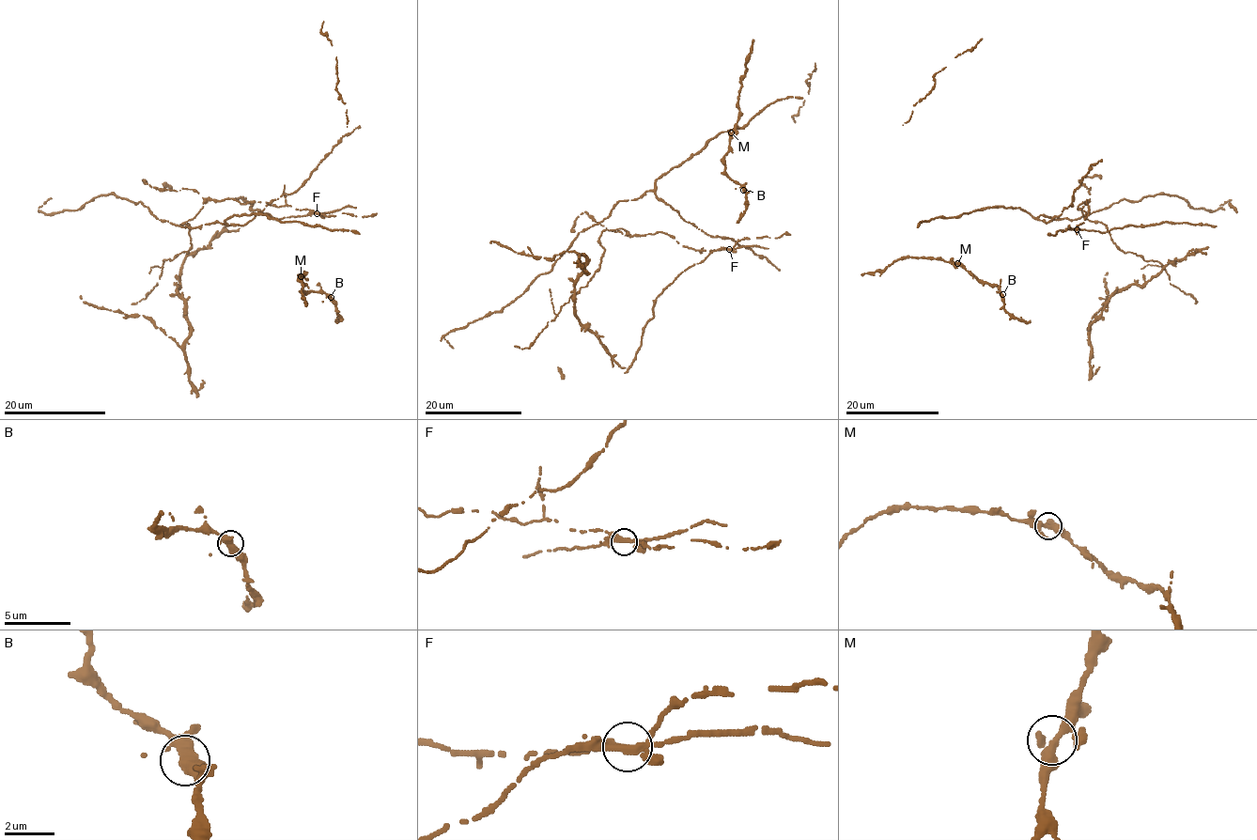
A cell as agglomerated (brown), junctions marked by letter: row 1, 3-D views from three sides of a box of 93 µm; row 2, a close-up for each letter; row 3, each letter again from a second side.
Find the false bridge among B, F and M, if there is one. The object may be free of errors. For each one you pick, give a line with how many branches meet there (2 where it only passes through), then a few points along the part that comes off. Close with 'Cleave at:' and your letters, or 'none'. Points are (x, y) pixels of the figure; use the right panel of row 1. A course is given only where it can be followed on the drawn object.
F: 4 | (1077, 229), (1103, 232), (1167, 222), (1217, 225)
Cleave at: F

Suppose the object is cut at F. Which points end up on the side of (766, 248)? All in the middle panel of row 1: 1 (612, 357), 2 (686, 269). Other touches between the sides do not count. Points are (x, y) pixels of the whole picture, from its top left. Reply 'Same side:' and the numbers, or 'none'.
Same side: 2

